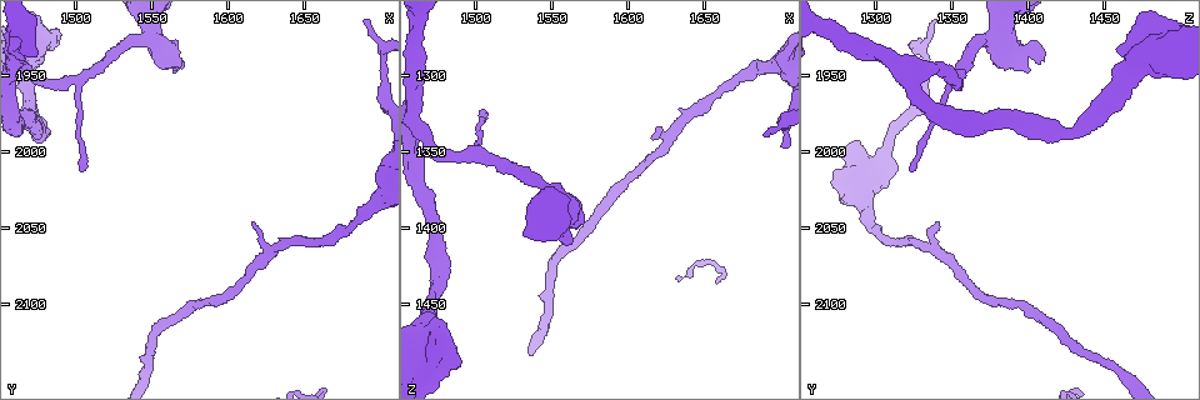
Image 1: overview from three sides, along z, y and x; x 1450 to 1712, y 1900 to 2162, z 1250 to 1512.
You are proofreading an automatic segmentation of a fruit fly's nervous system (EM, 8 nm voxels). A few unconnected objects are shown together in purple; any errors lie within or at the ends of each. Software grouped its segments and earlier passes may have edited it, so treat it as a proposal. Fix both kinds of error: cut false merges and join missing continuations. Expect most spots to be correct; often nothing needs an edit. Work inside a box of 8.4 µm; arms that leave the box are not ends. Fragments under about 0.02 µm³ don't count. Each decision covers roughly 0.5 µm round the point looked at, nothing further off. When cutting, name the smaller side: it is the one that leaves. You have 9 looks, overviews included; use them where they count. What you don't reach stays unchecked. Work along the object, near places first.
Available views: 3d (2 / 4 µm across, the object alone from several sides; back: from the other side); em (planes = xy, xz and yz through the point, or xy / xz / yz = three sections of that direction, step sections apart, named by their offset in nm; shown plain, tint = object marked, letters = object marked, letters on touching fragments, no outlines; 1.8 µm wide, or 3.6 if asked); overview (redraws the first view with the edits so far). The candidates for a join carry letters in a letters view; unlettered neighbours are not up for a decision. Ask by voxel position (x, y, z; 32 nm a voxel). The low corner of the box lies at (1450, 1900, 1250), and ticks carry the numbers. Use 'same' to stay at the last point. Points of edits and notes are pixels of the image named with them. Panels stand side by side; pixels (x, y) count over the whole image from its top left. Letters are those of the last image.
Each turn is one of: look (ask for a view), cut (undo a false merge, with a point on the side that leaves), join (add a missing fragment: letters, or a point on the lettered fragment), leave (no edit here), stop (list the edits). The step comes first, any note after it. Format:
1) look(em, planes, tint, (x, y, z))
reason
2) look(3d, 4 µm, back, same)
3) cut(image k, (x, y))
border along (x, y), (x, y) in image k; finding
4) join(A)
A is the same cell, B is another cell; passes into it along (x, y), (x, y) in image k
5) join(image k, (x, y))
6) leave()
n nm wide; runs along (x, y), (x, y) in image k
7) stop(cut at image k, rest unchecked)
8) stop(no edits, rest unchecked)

look(3d, 2 µm, (1616, 2044, 1342))

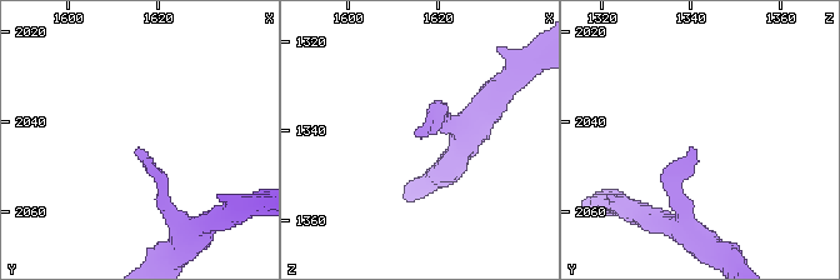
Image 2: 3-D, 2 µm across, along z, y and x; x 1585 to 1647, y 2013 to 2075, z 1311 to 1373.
look(em, planes, letters, (1616, 2046, 1340))

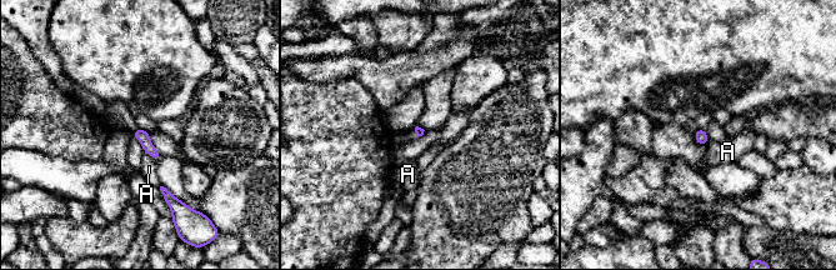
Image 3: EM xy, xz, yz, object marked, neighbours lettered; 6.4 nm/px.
leave()
A is another cell; border along (145, 153), (156, 160) in image 3; no lettered fragment goes on from it

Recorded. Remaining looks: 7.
look(3d, 4 µm, (1698, 2032, 1292))
sudden change in width

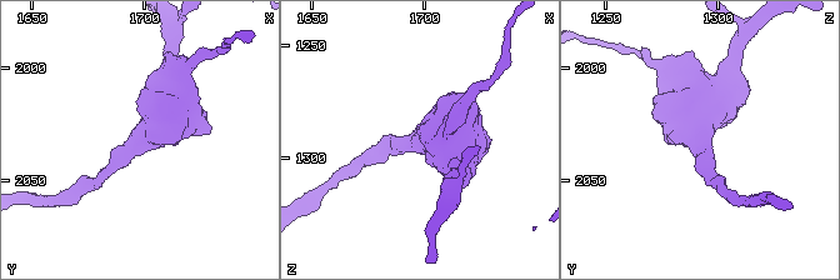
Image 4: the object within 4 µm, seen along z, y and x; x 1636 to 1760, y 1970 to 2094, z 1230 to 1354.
look(em, 3.6 µm, yz, step 16, letters, (1699, 2032, 1294))
arms of 200, 750 nm; shape alone is not enough

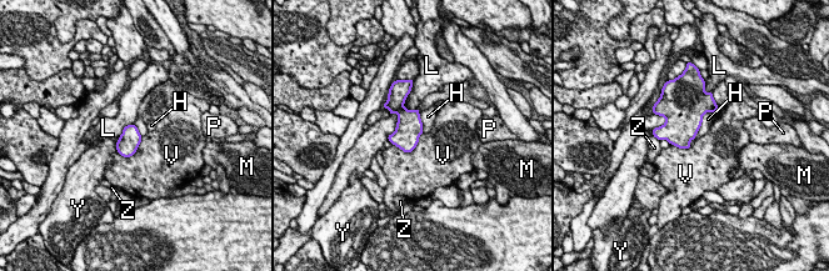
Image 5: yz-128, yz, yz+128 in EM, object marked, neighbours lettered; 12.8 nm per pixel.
leave()
200 nm wide; H touches over 600 nm; H, L, M, P, V, Y and Z are other cells; one neuron here

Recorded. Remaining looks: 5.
look(3d, 4 µm, (1560, 1940, 1410))

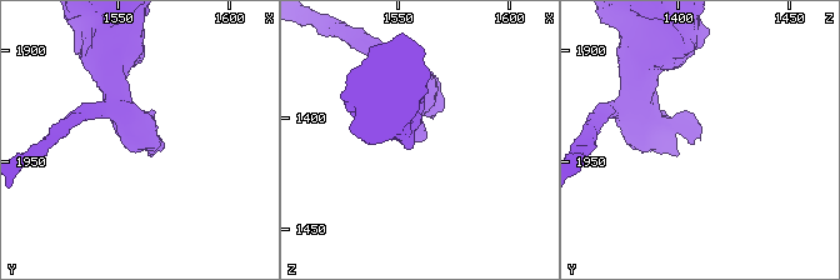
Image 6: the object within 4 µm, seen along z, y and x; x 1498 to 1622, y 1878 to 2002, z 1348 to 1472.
look(em, 3.6 µm, planes, letters, (1560, 1940, 1410))

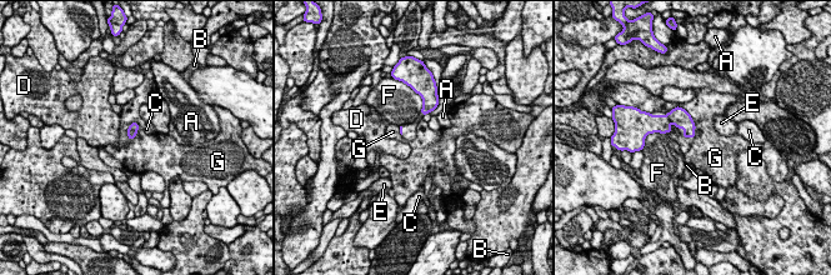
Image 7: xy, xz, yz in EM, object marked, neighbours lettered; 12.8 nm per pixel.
leave()
G touches over 440 nm; A, B, C, D, E, F and G are other cells; none of them fits

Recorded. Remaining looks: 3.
look(3d, 4 µm, (1470, 1928, 1484))
sharp bend

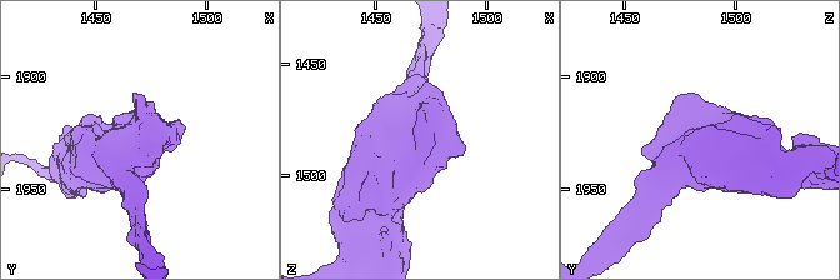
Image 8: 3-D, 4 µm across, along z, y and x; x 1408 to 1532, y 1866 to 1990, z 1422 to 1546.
look(em, 3.6 µm, planes, letters, (1470, 1930, 1485))

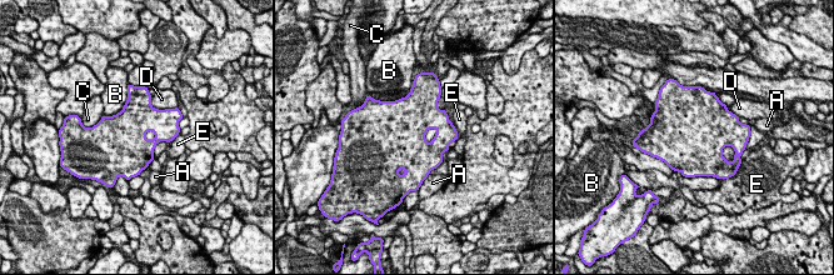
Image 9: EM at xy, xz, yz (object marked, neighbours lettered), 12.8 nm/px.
leave()
A, B, C, D and E are other cells; border along (128, 93), (124, 106), (104, 116) in image 9; continuous, no second neuron

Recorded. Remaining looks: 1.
stop(no edits, rest unchecked)

